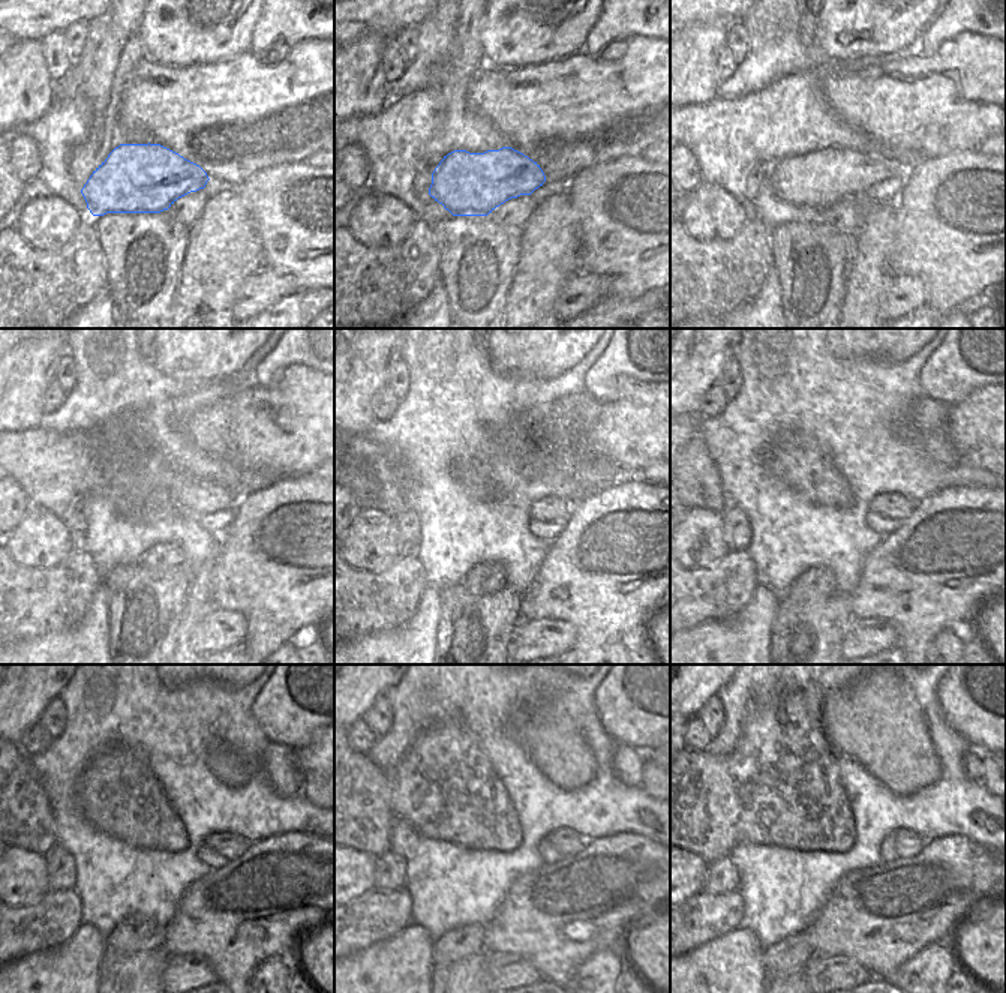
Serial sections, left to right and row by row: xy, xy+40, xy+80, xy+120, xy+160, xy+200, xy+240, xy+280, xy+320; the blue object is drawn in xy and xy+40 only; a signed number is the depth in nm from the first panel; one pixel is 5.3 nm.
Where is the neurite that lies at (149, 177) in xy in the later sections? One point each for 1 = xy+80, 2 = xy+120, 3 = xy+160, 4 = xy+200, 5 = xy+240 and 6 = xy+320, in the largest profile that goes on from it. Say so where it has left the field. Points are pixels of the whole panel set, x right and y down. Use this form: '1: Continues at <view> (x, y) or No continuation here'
1: Continues at xy+80 (820, 179)
2: Continues at xy+120 (191, 498)
3: Continues at xy+160 (550, 507)
4: Continues at xy+200 (891, 506)
5: Continues at xy+240 (228, 845)
6: Continues at xy+320 (907, 843)

